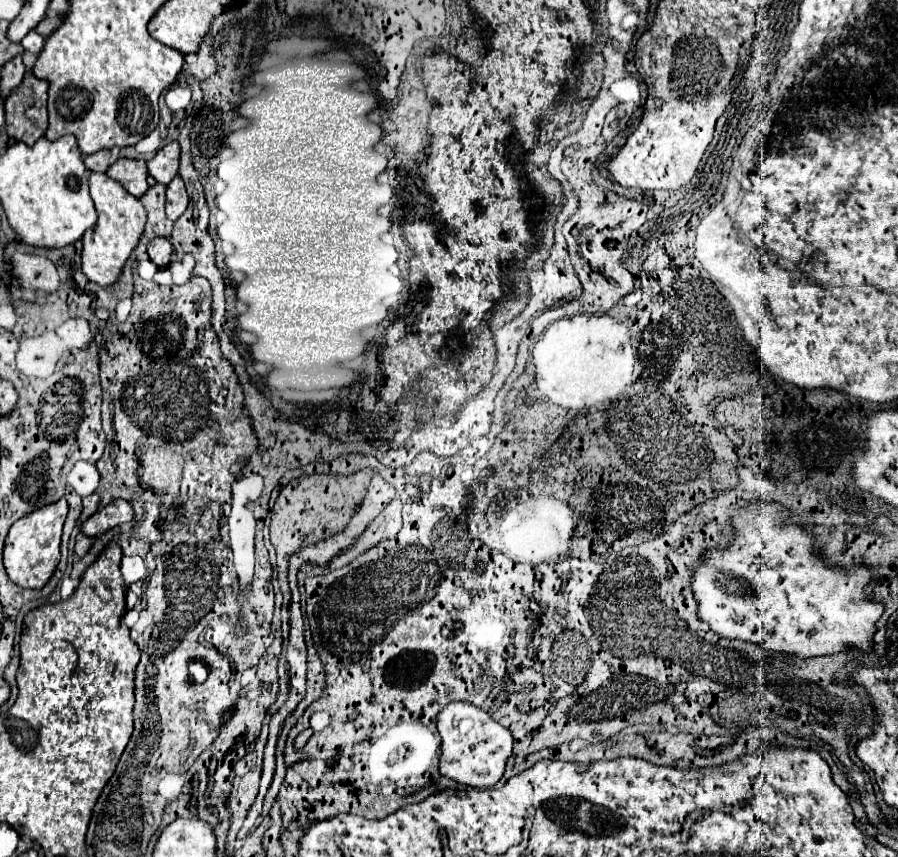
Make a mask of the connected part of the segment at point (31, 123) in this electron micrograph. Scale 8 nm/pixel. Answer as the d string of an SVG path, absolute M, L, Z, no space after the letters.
M30 70L24 74L22 84L8 96L6 108L6 132L14 140L32 146L44 136L48 126L48 82L38 80Z

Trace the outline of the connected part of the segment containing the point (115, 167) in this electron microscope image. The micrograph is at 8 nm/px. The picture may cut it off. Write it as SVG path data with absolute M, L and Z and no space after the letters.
M118 158L108 170L106 174L110 178L116 178L118 182L124 182L124 188L140 198L146 190L148 190L148 170L146 170L146 162L144 160L130 160L130 158Z

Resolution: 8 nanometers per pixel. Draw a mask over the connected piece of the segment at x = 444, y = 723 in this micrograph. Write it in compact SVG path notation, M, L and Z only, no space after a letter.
M452 702L438 714L438 732L442 736L442 776L476 788L492 788L502 778L514 740L511 732L490 718L488 712L468 702Z

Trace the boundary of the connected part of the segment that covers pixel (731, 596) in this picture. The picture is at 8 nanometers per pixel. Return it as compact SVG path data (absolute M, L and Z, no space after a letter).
M752 502L750 506L742 508L736 512L734 516L734 526L736 526L736 536L734 536L734 542L728 544L726 548L716 548L716 550L708 550L706 554L706 560L694 570L692 574L692 590L694 590L694 596L696 600L700 602L700 618L704 622L710 624L710 628L714 632L718 632L720 636L724 638L738 638L738 640L748 640L748 642L754 642L758 644L760 648L764 650L776 650L776 652L786 652L786 654L796 654L800 658L810 658L810 656L824 656L824 654L836 654L836 652L844 652L846 648L862 648L864 652L870 652L872 650L872 634L876 632L876 620L882 616L882 604L876 604L872 602L866 592L864 592L864 586L870 582L870 570L868 566L860 566L854 574L846 574L846 572L834 572L832 564L822 560L820 556L814 554L814 548L812 548L812 540L814 536L810 532L804 532L802 526L796 526L796 524L788 524L788 510L782 508L780 504L764 504L764 502Z

